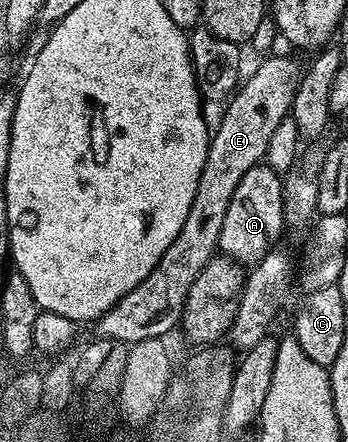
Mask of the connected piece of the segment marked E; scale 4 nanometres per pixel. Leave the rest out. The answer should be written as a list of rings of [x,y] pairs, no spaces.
[[[271,56],[268,60],[261,61],[256,66],[255,73],[248,80],[246,77],[234,95],[226,101],[227,109],[224,110],[219,125],[216,128],[214,125],[210,133],[205,166],[201,170],[201,182],[197,182],[197,194],[193,194],[193,206],[189,206],[189,215],[185,217],[185,226],[181,226],[181,234],[173,238],[173,246],[165,250],[161,262],[157,262],[155,269],[128,296],[118,300],[106,314],[94,321],[94,335],[98,339],[119,340],[122,344],[130,346],[142,340],[167,338],[174,328],[176,331],[180,327],[189,286],[197,282],[201,270],[205,270],[207,263],[217,255],[221,226],[225,226],[225,213],[229,210],[229,202],[233,202],[233,190],[237,190],[237,185],[246,171],[266,157],[271,135],[283,120],[288,119],[300,75],[301,64],[299,68],[297,61],[290,60],[287,56]]]

